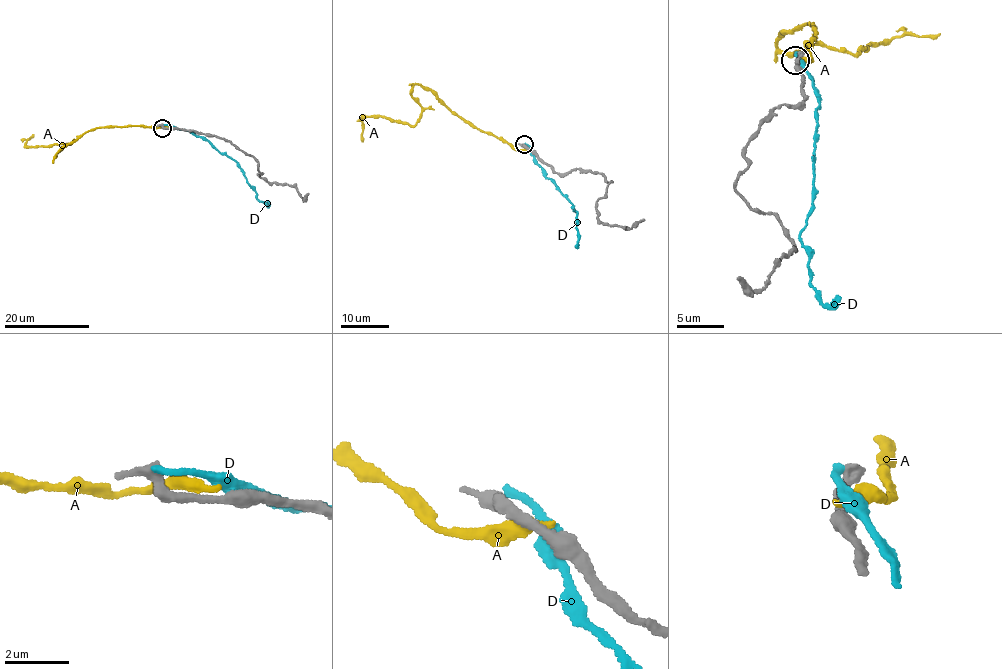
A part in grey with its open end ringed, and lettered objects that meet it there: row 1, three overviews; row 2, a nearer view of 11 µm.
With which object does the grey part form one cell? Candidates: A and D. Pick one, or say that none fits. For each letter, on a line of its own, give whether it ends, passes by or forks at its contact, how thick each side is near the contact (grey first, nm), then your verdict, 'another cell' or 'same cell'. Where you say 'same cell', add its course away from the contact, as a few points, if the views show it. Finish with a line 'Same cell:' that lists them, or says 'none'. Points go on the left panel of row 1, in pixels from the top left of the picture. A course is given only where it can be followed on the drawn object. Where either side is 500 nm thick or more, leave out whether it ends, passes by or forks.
A: 280/500 nm | another cell
D: it ends | 320/220 nm | another cell
Same cell: none

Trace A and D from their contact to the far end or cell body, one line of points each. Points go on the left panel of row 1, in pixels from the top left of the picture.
A: (167, 127), (91, 129), (55, 156), (72, 143), (27, 146), (32, 134)
D: (162, 124), (183, 128), (208, 141), (237, 163), (247, 183), (256, 192), (256, 198), (267, 205), (267, 200)

